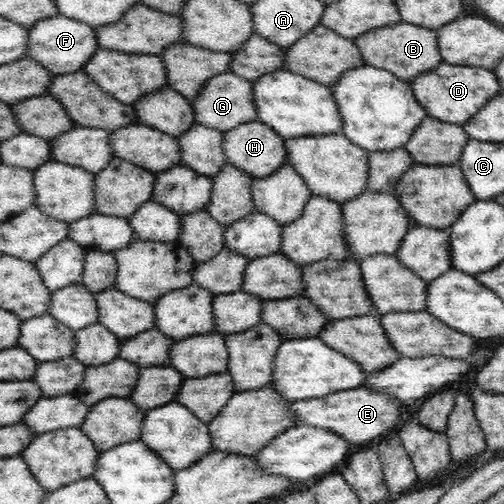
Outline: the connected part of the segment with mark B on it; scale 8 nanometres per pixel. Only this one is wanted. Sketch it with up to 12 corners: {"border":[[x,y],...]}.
{"border":[[410,23],[353,38],[366,65],[405,82],[444,64],[437,30]]}

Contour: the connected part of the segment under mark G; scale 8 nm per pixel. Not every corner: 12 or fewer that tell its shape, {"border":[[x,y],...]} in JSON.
{"border":[[212,76],[191,102],[196,123],[222,133],[258,116],[252,82]]}

